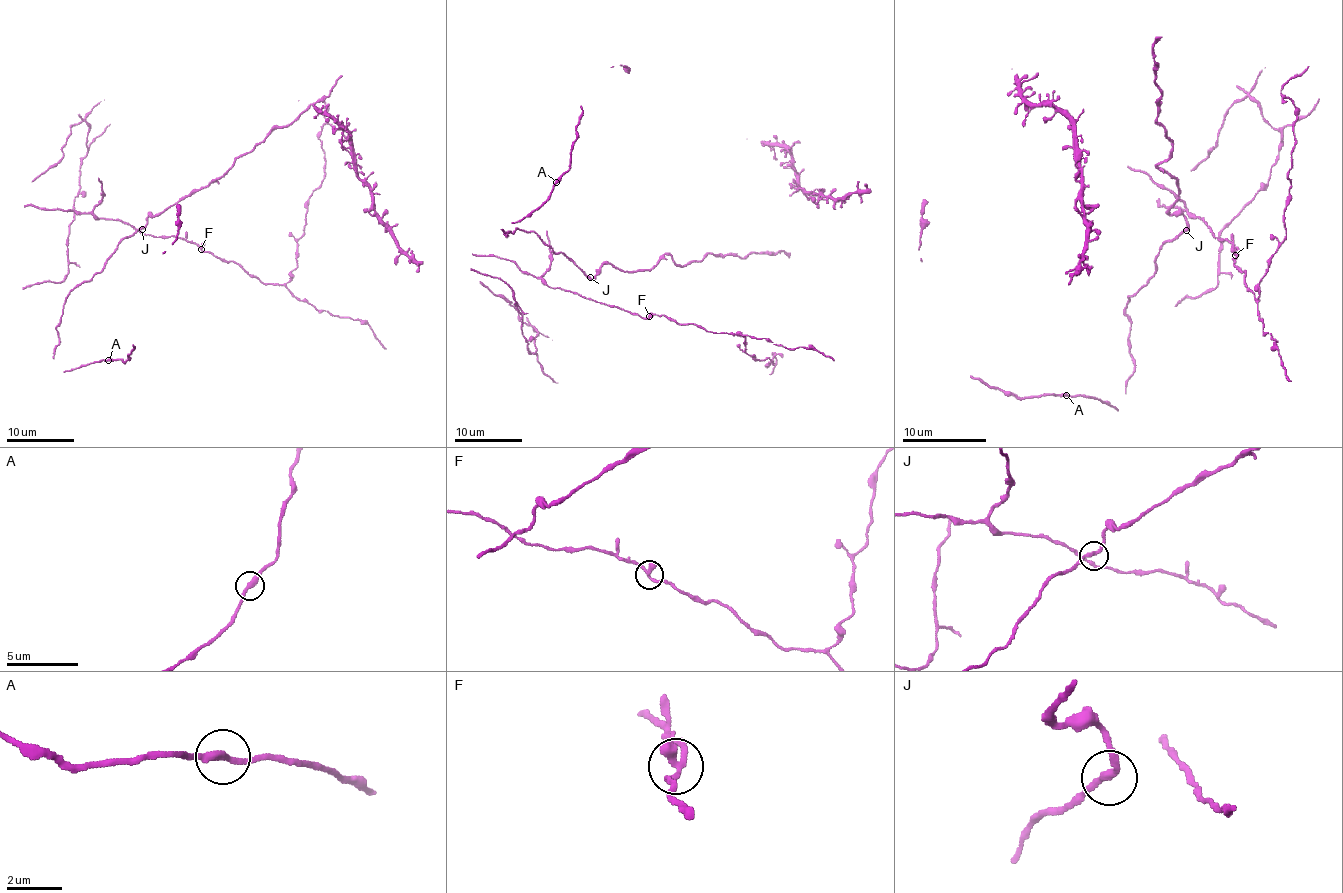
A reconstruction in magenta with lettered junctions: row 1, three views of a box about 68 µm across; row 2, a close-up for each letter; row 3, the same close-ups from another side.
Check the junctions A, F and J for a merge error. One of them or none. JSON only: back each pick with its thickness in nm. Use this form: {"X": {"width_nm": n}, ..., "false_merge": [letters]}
{"false_merge": []}

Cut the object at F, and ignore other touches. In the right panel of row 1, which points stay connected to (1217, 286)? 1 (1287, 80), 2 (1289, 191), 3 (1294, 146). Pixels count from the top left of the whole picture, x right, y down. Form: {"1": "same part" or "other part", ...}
{"1": "other part", "2": "other part", "3": "other part"}

